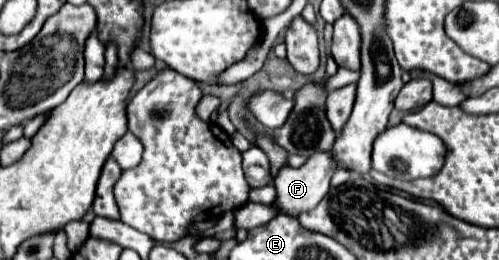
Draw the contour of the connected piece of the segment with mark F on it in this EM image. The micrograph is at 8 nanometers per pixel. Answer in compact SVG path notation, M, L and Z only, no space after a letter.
M331 151L329 153L315 153L315 155L311 155L299 169L289 167L289 165L281 167L277 177L273 179L275 189L277 189L275 205L281 209L281 213L291 215L291 217L297 217L301 211L313 209L325 197L325 193L329 191L329 181L333 177L333 173L337 171L337 167L339 167L339 163L331 155Z

